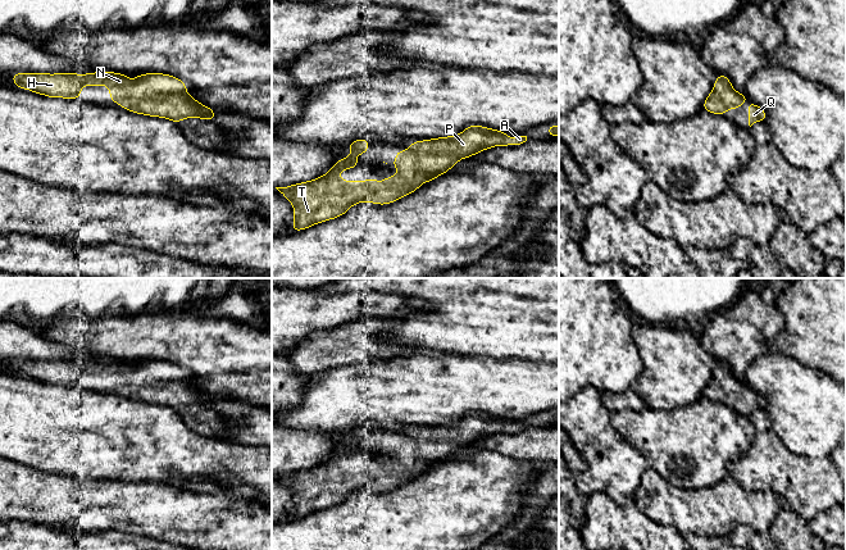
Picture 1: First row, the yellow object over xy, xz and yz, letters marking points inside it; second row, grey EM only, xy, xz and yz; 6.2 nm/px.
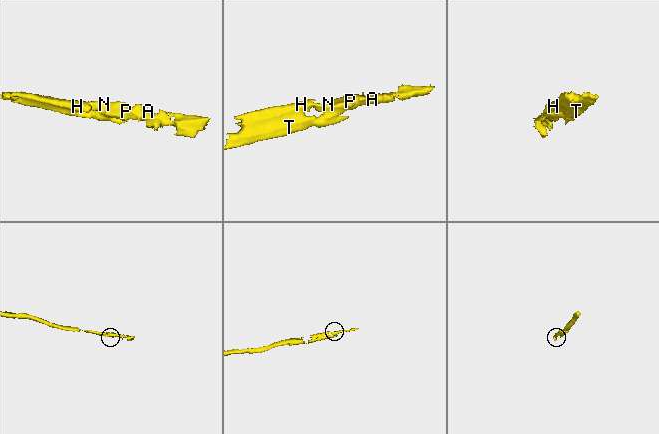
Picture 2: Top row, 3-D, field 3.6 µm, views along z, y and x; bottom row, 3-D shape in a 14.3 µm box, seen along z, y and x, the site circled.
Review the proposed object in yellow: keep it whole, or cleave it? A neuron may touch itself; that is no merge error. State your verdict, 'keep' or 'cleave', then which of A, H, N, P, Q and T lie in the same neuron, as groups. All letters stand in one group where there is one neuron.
keep; groups A H N P Q T

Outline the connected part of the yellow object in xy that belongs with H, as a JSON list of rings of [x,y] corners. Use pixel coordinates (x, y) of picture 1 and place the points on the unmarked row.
[[[115,359],[95,360],[14,360],[13,371],[19,376],[47,385],[81,386],[81,373],[109,373],[110,388],[132,400],[167,405],[178,412],[185,405],[214,408],[215,397],[186,381],[187,372],[164,360],[124,363]]]

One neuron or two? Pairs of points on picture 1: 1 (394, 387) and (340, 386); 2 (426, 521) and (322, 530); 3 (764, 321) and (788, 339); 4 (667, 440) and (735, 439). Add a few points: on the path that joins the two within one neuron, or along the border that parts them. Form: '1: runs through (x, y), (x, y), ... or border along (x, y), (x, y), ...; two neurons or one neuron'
1: runs through (381, 387), (353, 387); one neuron
2: runs through (400, 528), (348, 530); one neuron
3: border along (776, 304), (783, 316), (783, 330), (773, 348); two neurons
4: runs through (683, 445), (714, 445), (718, 441); one neuron

